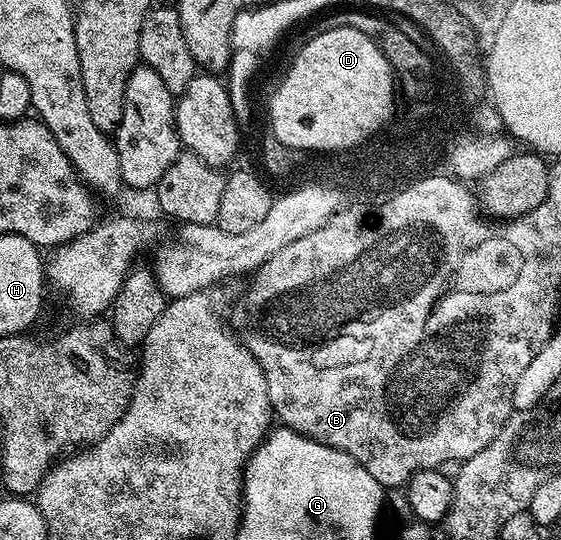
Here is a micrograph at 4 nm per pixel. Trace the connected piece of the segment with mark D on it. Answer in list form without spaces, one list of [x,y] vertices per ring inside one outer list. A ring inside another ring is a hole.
[[[329,32],[323,40],[307,39],[302,49],[294,56],[294,61],[290,64],[290,69],[286,72],[286,77],[278,84],[278,89],[274,92],[274,97],[270,100],[270,127],[269,131],[284,143],[286,146],[298,148],[303,154],[314,152],[317,148],[328,148],[327,150],[337,150],[341,144],[352,143],[352,138],[366,136],[367,130],[372,130],[376,122],[381,122],[384,113],[390,112],[390,72],[384,70],[384,54],[378,48],[378,44],[365,36],[360,38],[358,32]]]

